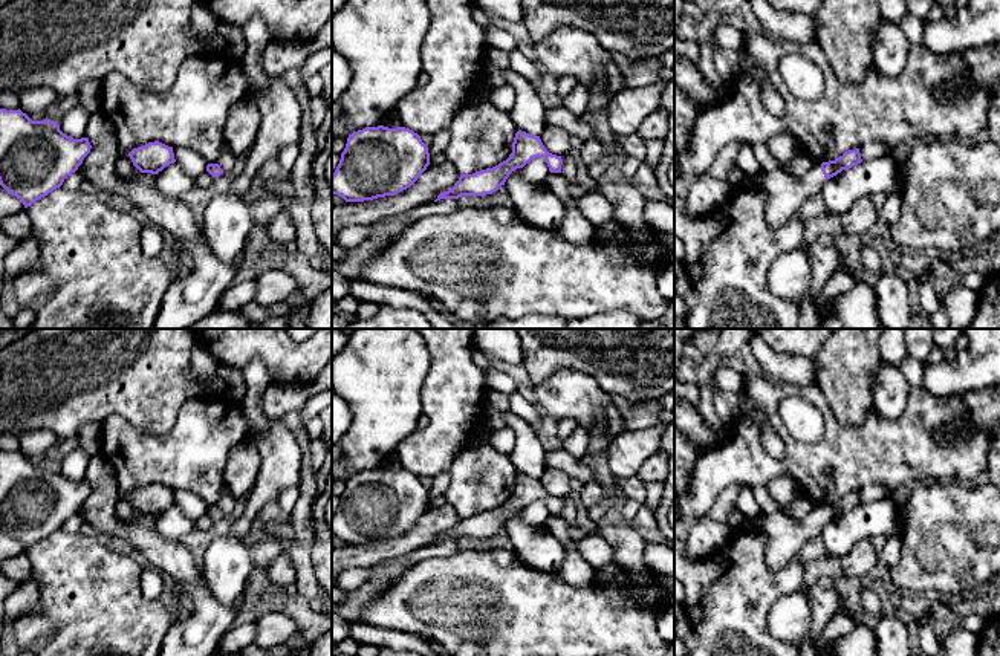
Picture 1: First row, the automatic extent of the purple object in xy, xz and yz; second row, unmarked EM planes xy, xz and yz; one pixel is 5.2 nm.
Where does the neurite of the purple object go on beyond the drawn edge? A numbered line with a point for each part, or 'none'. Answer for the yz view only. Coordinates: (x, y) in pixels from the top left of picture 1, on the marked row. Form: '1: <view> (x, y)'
1: yz (785, 193)

